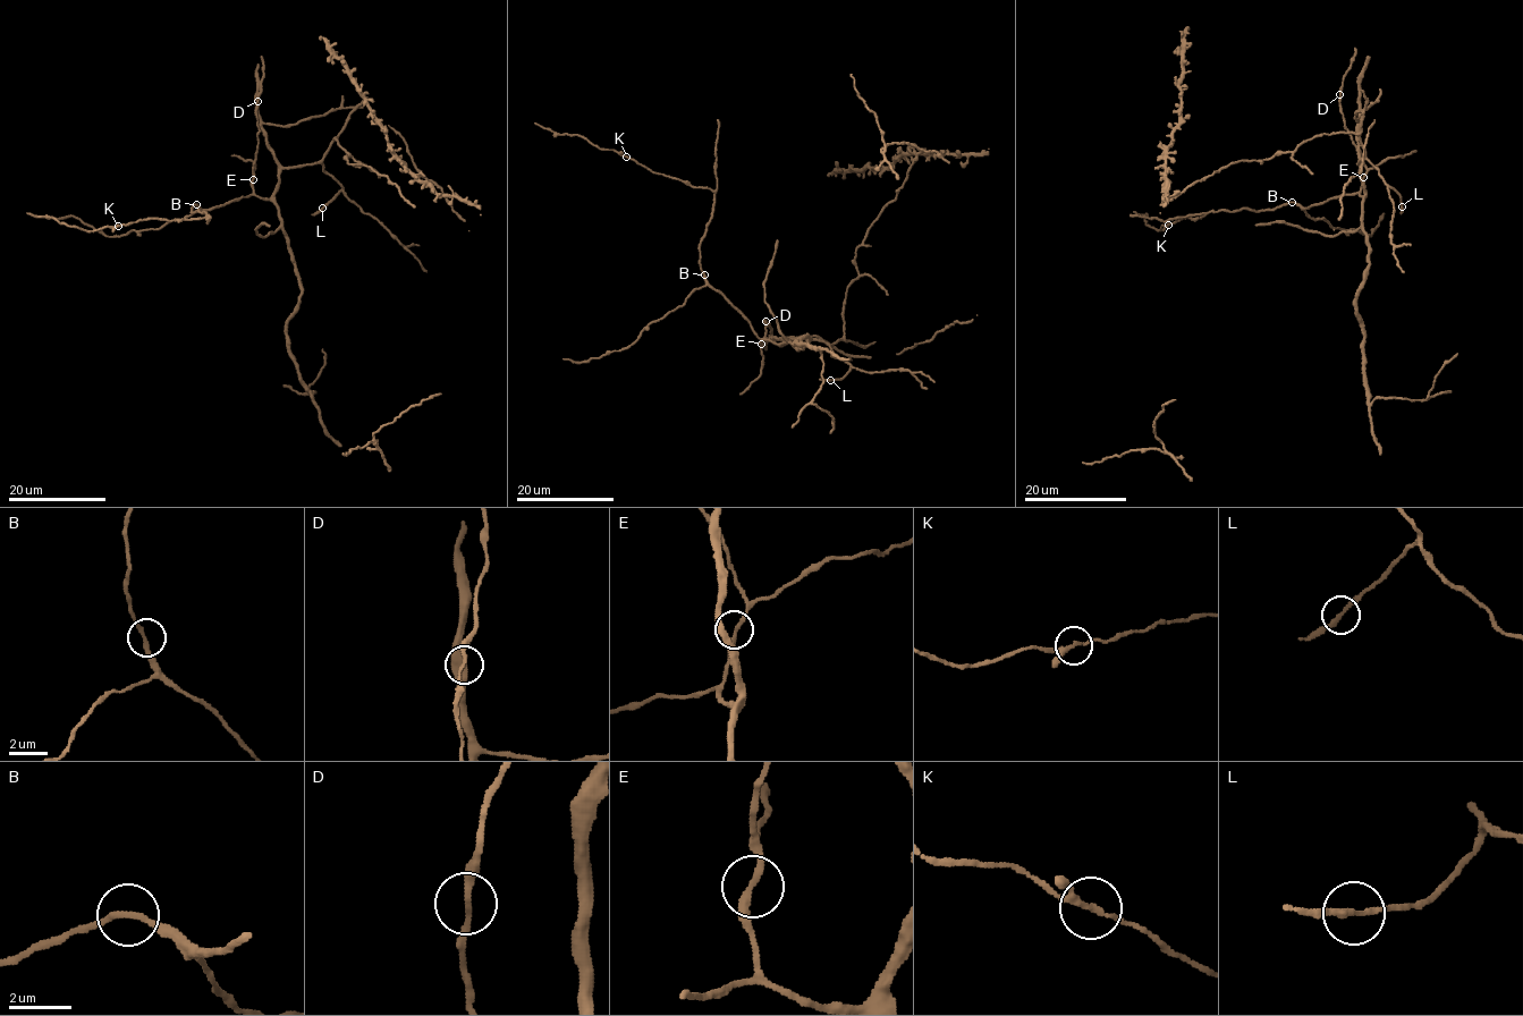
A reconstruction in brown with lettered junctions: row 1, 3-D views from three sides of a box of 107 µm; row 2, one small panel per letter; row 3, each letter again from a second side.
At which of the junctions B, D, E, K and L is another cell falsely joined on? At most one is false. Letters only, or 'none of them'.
none of them

